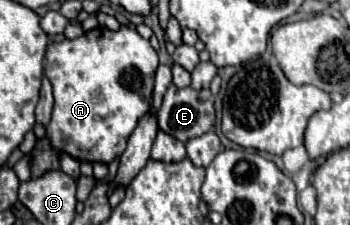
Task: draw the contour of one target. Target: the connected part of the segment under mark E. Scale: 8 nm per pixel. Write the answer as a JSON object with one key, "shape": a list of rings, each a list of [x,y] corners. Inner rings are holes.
{"shape":[[[169,85],[157,119],[161,131],[187,143],[215,125],[215,109],[213,101],[201,101],[199,93],[191,87],[177,89],[175,85]]]}

